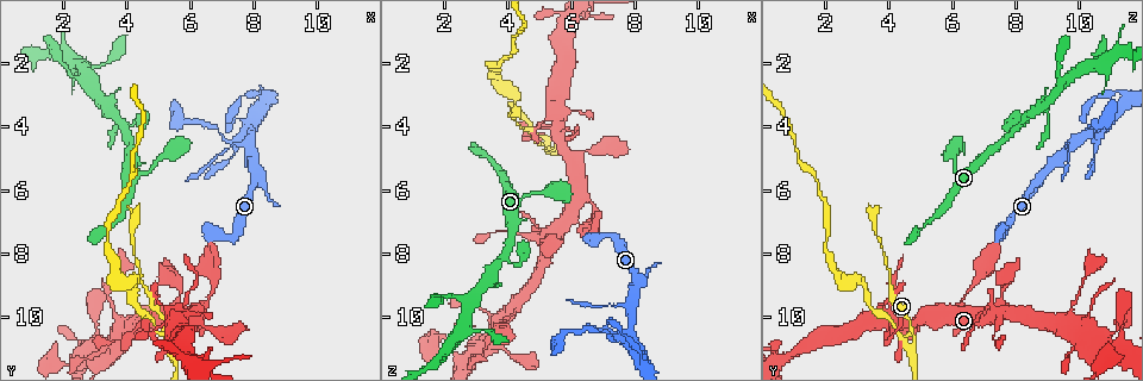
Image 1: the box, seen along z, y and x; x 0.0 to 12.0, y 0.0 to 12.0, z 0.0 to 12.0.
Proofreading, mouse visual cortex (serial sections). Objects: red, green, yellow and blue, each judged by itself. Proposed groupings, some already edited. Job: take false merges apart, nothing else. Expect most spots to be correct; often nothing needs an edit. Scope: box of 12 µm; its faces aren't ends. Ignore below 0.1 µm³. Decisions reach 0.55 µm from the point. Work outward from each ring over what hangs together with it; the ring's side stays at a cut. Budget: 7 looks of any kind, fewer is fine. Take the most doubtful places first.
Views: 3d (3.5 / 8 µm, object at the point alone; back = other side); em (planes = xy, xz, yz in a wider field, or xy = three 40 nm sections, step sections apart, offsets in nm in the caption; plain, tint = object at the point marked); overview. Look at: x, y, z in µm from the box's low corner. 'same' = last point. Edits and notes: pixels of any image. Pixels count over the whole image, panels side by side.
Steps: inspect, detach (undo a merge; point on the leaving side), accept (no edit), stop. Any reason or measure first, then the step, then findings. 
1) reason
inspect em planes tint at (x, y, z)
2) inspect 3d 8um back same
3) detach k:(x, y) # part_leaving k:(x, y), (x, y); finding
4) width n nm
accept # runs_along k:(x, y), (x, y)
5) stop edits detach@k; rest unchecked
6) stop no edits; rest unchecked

arms run side by side
inspect 3d 3.5um at (5.3, 10.8, 4.8)

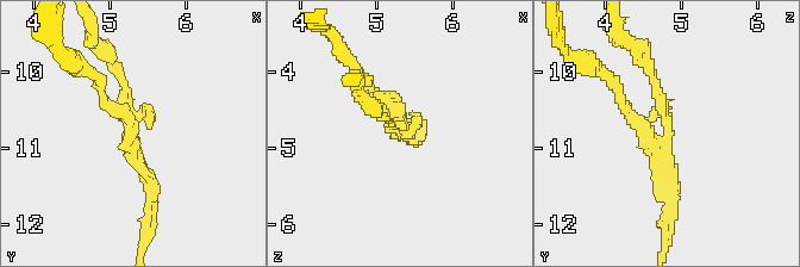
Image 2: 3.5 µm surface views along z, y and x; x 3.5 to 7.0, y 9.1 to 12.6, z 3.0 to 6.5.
arms 3; arm_widths 100, 150, 200 nm
inspect em xy step 5 tint at (5.30, 10.85, 4.80)

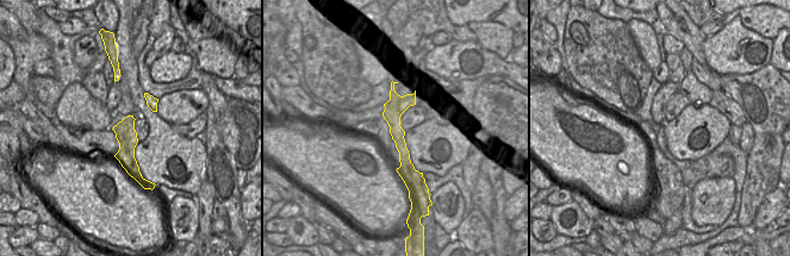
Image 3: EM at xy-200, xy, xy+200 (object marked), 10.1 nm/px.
another direction
inspect em planes tint same

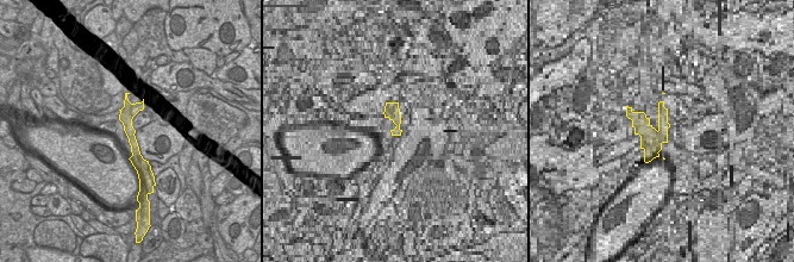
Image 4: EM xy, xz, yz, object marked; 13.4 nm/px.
detach 2:(630, 113) # border 4:(147, 161), (136, 169); two cells meet here

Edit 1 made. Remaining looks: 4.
redraw
inspect overview

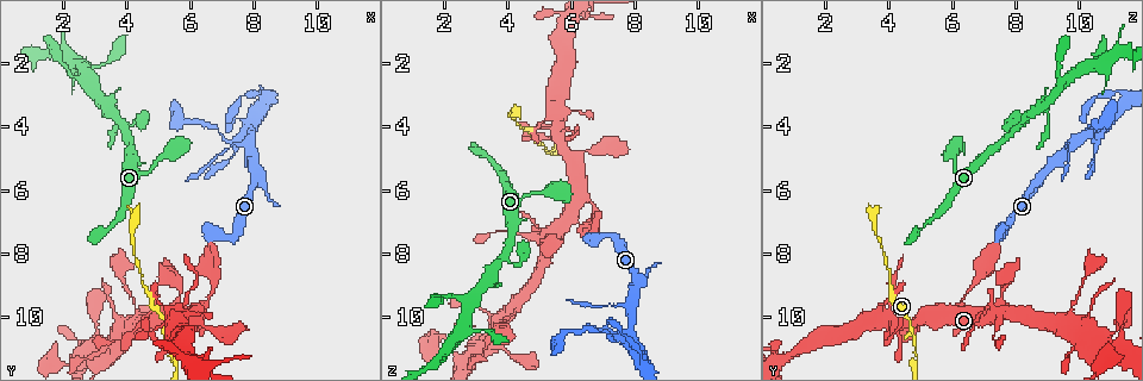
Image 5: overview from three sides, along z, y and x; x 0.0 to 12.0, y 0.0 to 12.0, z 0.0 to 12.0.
thick turns thin
inspect 3d 3.5um at (7.8, 4.2, 10.5)

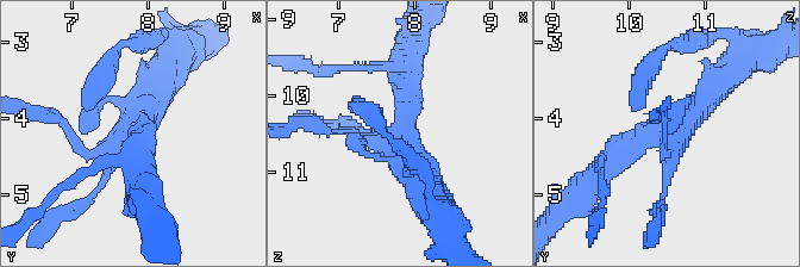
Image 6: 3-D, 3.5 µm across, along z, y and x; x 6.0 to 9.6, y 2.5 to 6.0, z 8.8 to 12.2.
now the EM
inspect em xy step 2 tint at (7.85, 4.20, 10.60)

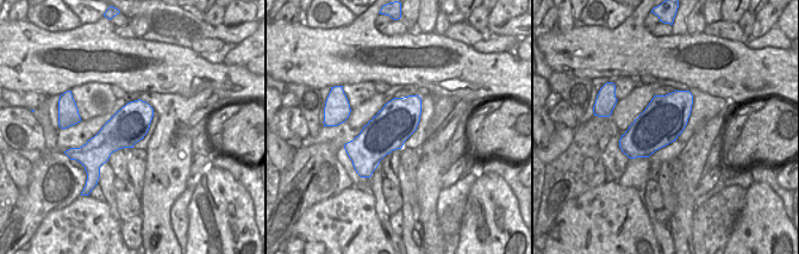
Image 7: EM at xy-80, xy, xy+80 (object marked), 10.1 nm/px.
another direction
inspect em xy step 5 tint same

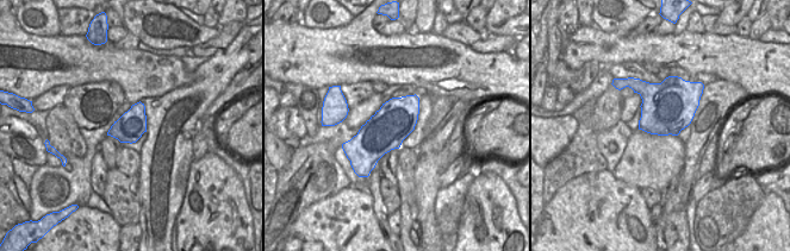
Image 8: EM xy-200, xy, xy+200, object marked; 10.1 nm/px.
accept # runs_along 6:(605, 166), (673, 134), (724, 78); one cell here

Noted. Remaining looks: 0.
stop edits detach@2; rest unchecked

